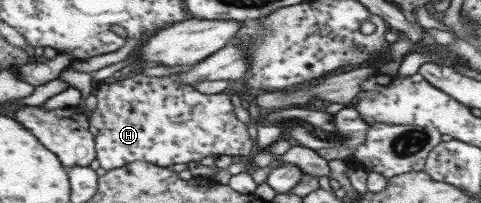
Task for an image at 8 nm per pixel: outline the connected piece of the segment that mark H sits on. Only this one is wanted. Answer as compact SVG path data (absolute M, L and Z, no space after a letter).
M135 72L122 82L102 85L96 94L96 102L96 110L91 112L89 125L94 133L96 160L107 171L138 160L166 168L175 164L200 163L209 157L238 156L248 159L256 149L247 125L236 118L235 106L228 95L201 94L192 86L178 85L173 76L156 77Z

